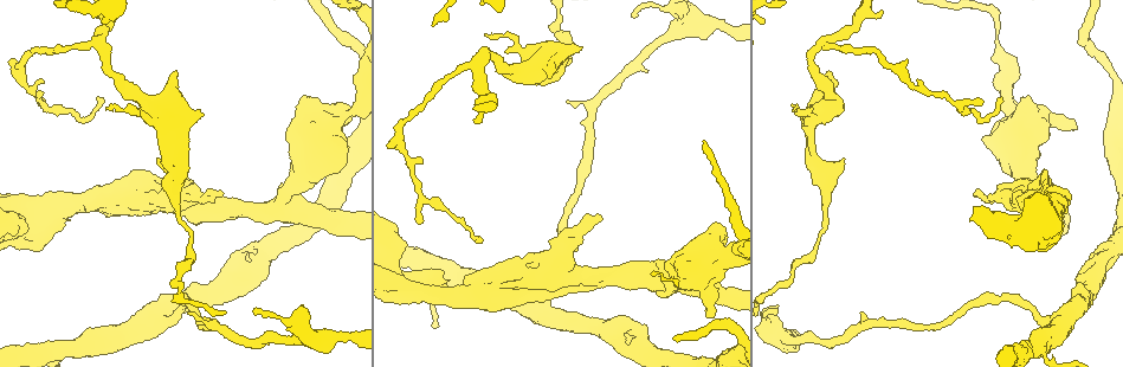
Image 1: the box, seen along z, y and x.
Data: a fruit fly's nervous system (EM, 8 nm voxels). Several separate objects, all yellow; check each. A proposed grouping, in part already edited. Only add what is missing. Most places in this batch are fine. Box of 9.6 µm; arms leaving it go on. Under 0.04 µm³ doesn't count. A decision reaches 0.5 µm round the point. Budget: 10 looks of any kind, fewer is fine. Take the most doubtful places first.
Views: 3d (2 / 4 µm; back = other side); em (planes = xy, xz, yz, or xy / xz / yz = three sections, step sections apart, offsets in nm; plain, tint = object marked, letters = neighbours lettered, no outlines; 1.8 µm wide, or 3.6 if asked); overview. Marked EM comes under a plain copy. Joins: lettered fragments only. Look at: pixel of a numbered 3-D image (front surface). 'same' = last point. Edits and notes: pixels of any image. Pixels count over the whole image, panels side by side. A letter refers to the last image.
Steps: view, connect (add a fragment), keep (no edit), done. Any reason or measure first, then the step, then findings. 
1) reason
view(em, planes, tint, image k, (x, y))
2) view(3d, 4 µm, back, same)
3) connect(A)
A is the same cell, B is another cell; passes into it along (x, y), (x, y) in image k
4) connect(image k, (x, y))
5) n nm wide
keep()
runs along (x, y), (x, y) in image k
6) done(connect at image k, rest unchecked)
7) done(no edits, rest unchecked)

thick turns thin
view(em, xy, step 16, tint, image 1, (780, 336))

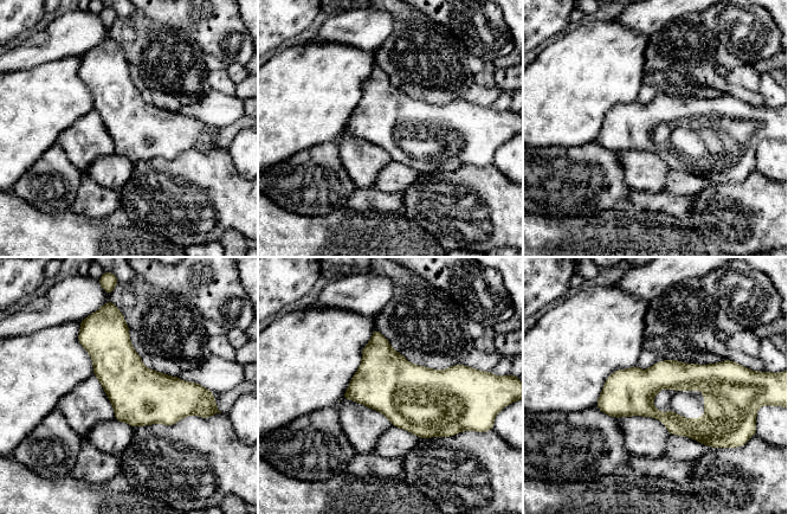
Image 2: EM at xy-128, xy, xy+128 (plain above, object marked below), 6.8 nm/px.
cut it another way
view(em, planes, tint, same)

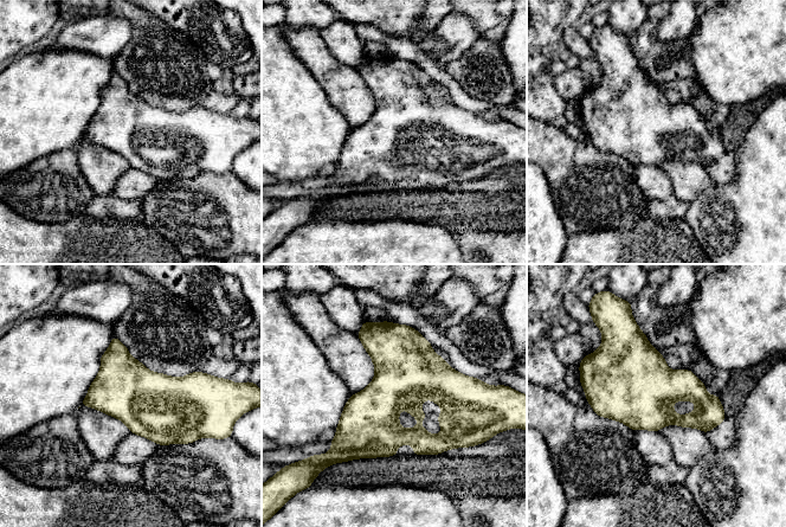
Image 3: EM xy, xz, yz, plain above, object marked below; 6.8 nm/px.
view(em, planes, letters, same)

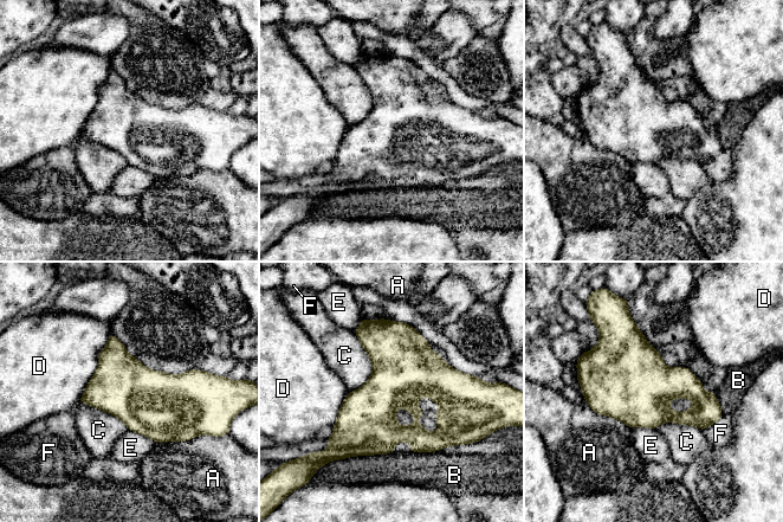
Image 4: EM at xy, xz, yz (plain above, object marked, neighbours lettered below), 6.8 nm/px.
keep()
A, B, C, D, E and F are other cells; border along (354, 333), (371, 374), (349, 392) in image 4; none of them fits

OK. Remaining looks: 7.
an open end
view(em, planes, letters, image 1, (827, 71))

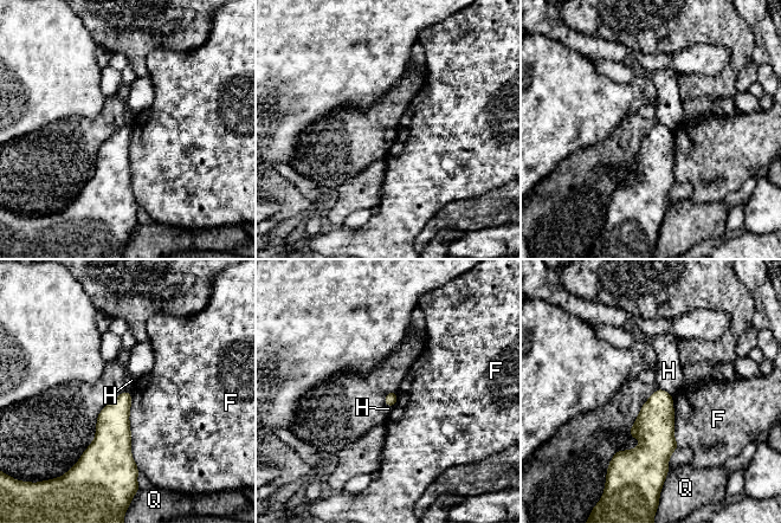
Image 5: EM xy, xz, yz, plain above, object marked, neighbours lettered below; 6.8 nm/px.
keep()
F, H and Q are other cells; none of them fits

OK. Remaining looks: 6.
sharp bend
view(3d, 4 µm, image 1, (32, 235))

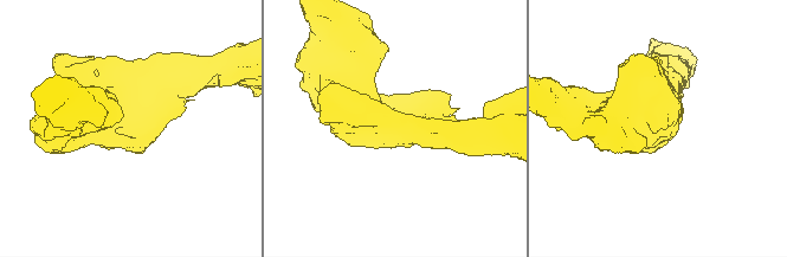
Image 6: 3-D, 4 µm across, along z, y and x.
view(em, xz, step 8, letters, image 6, (131, 124))

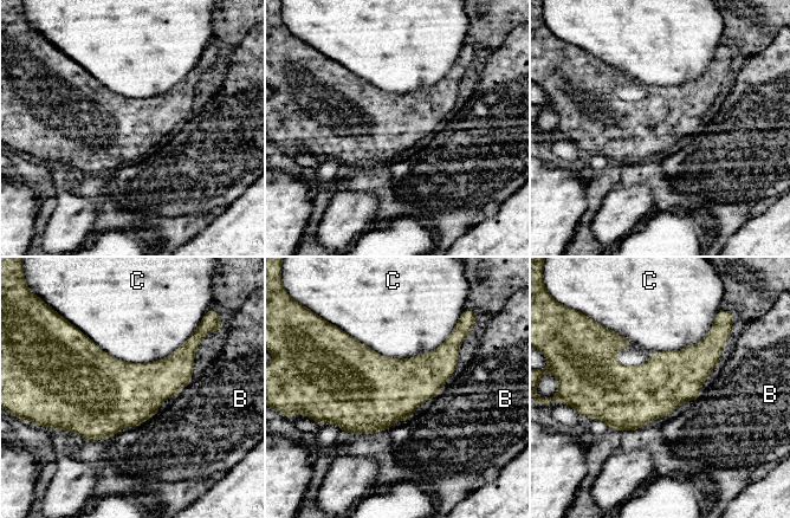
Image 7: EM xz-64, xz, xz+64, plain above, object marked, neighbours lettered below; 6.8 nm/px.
C touches over 750 nm
keep()
B and C are other cells; border along (453, 329), (405, 358), (341, 330) in image 7; none of them fits

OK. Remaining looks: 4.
branch point
view(3d, 4 µm, image 1, (278, 207))

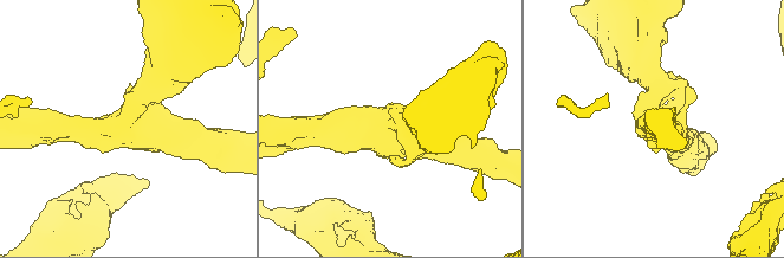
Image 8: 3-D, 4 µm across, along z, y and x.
3 arms; arms of 360, 380, 400 nm
view(em, planes, tint, image 8, (124, 125))

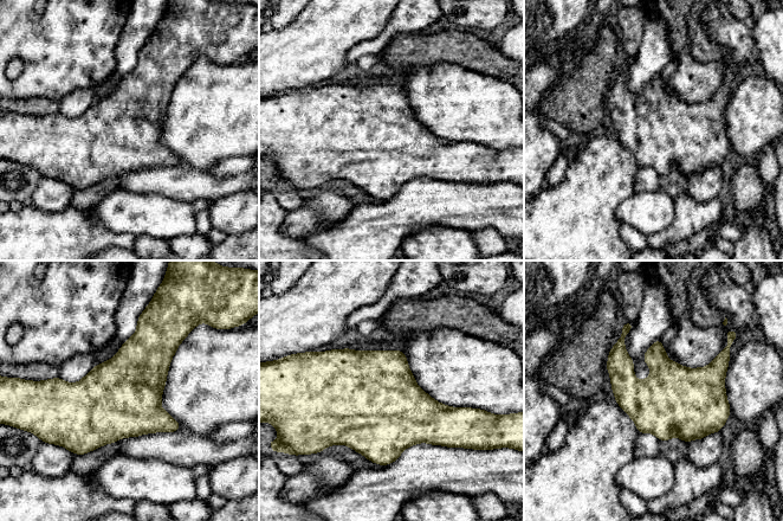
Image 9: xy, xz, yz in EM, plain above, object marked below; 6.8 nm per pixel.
view(em, planes, letters, same)

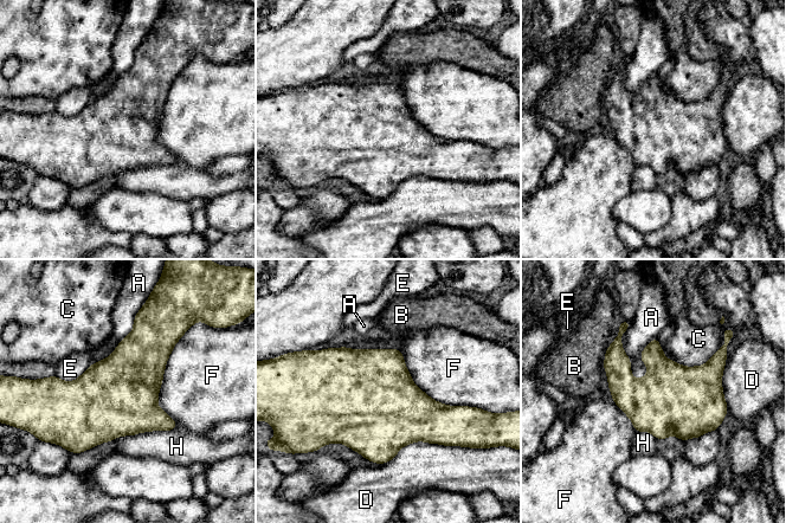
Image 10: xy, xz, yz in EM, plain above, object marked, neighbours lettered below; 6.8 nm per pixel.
480 nm wide
keep()
A, B, C, D, E, F and H are other cells; none of them fits

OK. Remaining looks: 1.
done(no edits, rest unchecked)

